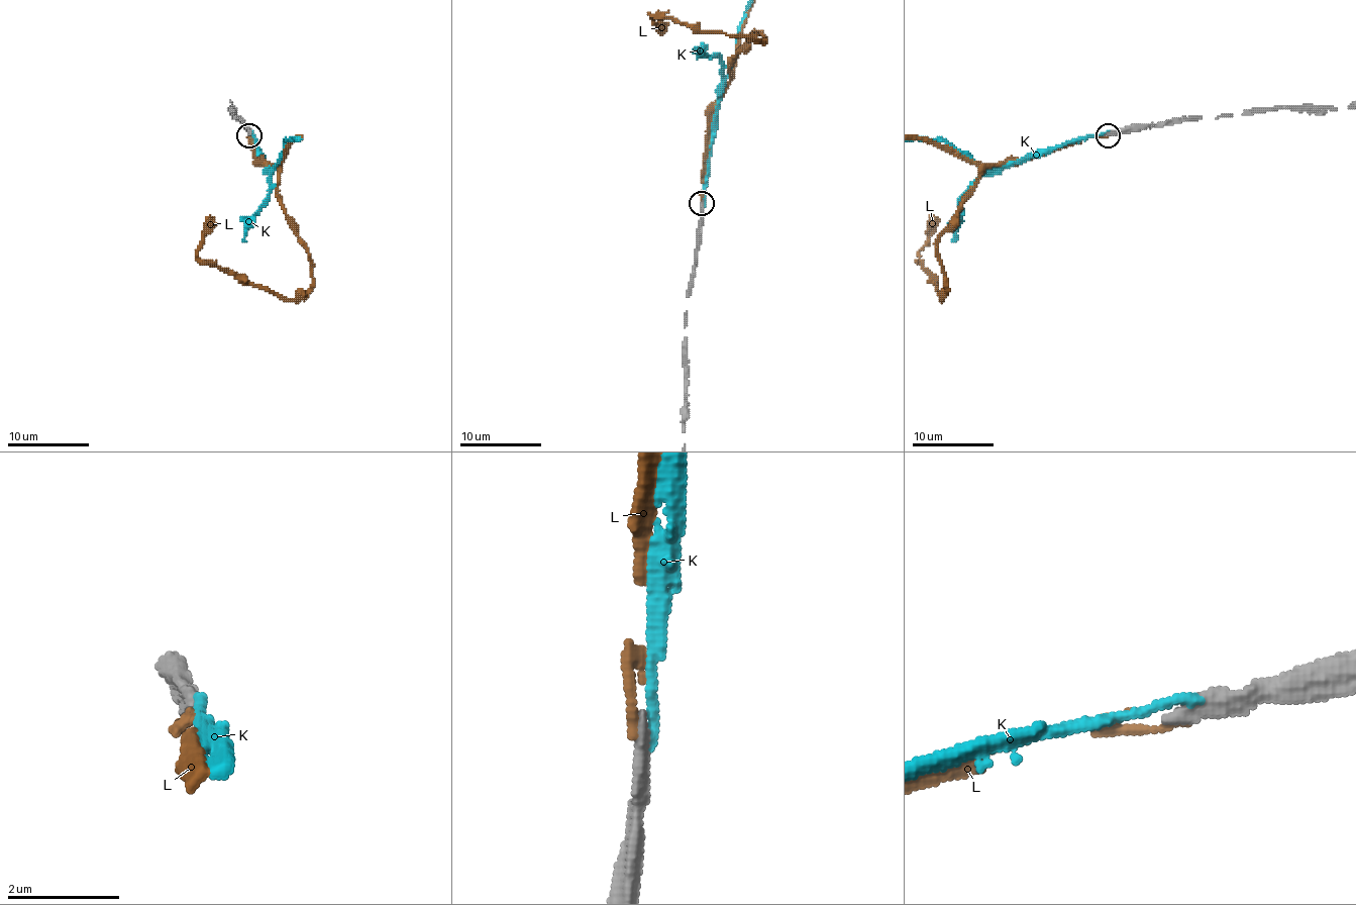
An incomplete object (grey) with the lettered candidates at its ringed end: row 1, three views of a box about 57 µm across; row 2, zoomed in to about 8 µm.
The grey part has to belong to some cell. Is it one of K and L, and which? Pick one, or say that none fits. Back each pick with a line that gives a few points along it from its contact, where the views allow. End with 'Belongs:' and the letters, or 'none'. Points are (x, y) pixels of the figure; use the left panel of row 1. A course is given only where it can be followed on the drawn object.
Belongs: L

